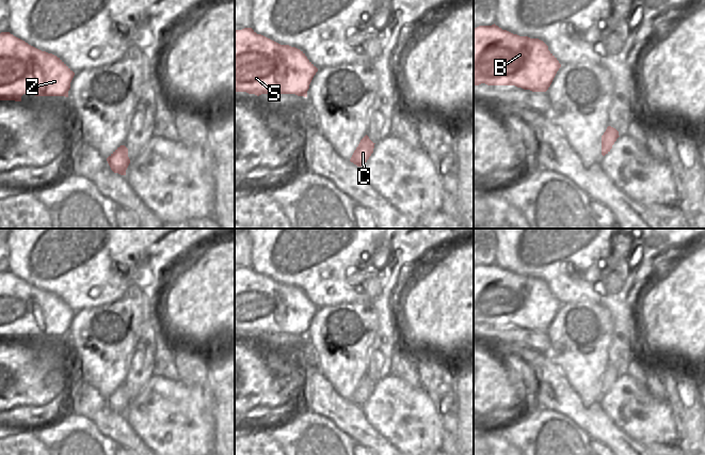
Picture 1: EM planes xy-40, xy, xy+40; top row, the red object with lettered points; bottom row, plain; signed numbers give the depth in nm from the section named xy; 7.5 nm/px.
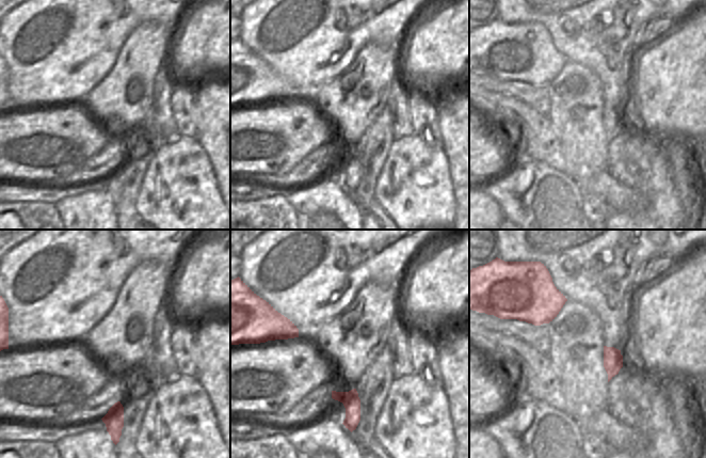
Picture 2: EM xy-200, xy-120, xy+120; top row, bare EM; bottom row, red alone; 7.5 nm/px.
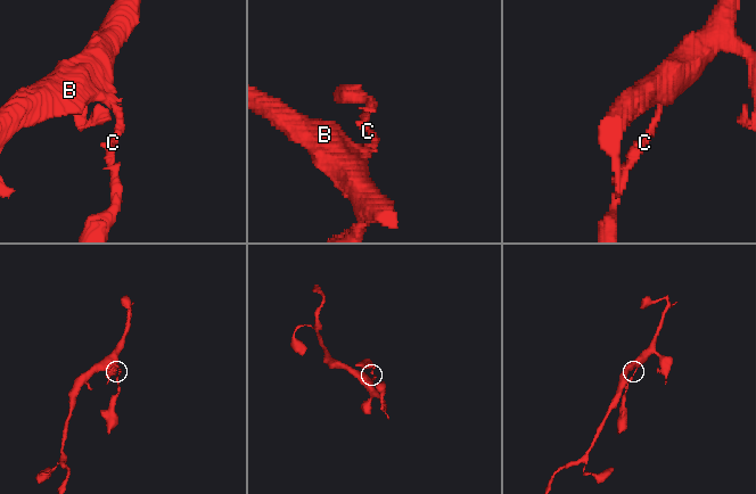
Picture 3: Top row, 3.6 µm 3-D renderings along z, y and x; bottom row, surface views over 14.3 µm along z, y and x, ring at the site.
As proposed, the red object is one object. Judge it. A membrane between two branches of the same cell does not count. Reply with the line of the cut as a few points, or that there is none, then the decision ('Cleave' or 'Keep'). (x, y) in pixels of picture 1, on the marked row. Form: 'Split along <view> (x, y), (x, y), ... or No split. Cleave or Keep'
Split along xy+40 (602, 140), (611, 145). Cleave

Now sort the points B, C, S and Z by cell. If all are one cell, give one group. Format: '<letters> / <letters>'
B S Z / C

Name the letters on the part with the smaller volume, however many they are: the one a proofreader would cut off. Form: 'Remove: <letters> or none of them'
Remove: C

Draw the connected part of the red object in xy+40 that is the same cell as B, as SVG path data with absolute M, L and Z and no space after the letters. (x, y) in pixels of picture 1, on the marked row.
M495 23L474 29L474 85L515 85L546 92L560 67L539 38L513 34Z

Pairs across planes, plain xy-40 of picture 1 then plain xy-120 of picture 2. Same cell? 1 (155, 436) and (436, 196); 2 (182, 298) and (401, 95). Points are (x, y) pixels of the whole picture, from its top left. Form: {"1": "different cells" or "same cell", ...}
{"1": "same cell", "2": "different cells"}

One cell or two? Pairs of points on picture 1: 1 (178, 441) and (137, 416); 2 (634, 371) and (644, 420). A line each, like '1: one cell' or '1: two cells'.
1: one cell
2: two cells

